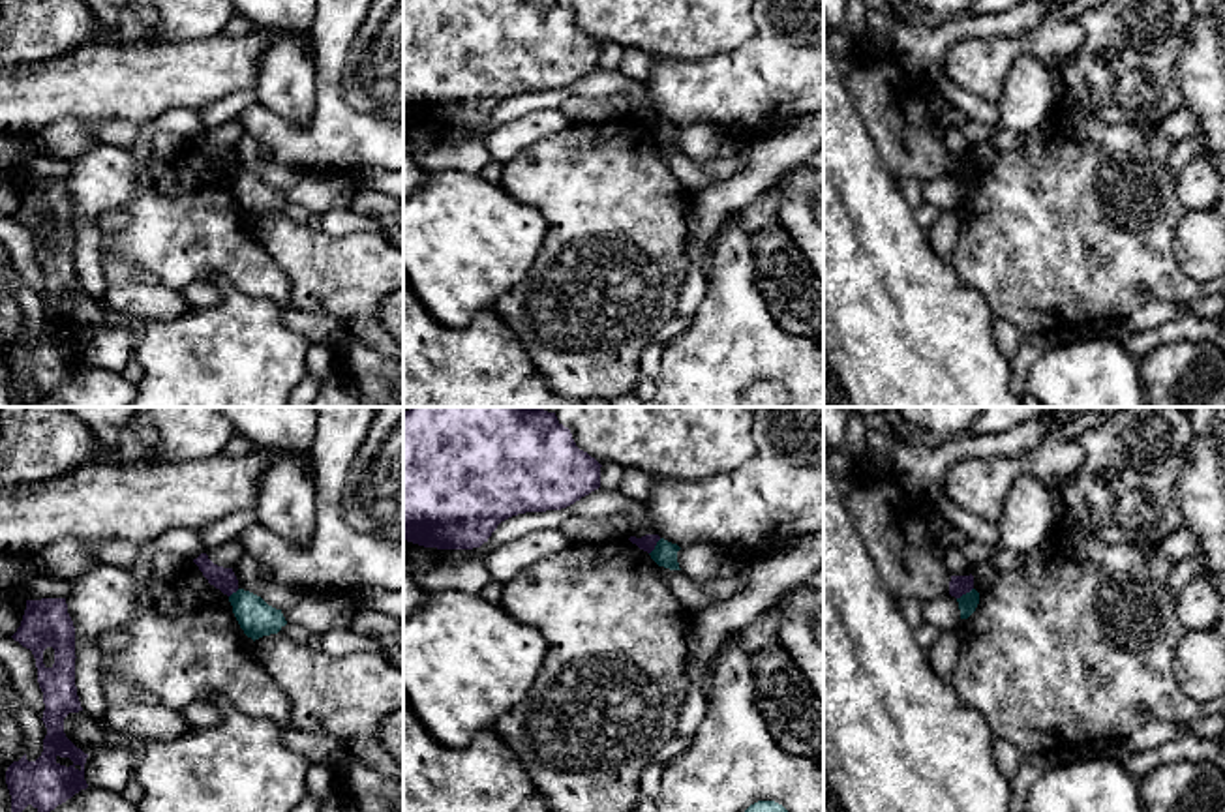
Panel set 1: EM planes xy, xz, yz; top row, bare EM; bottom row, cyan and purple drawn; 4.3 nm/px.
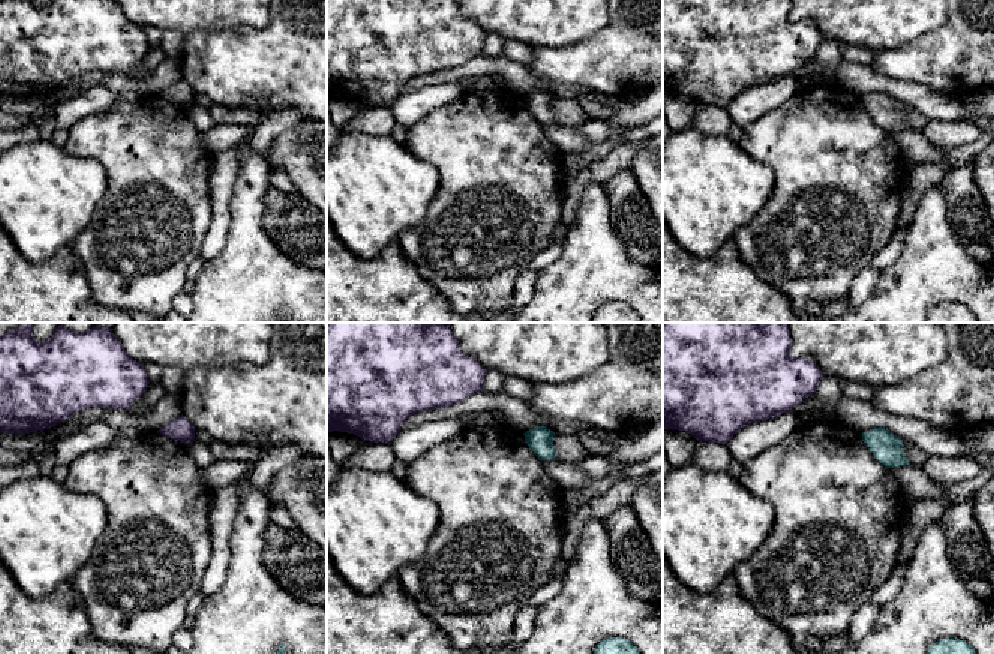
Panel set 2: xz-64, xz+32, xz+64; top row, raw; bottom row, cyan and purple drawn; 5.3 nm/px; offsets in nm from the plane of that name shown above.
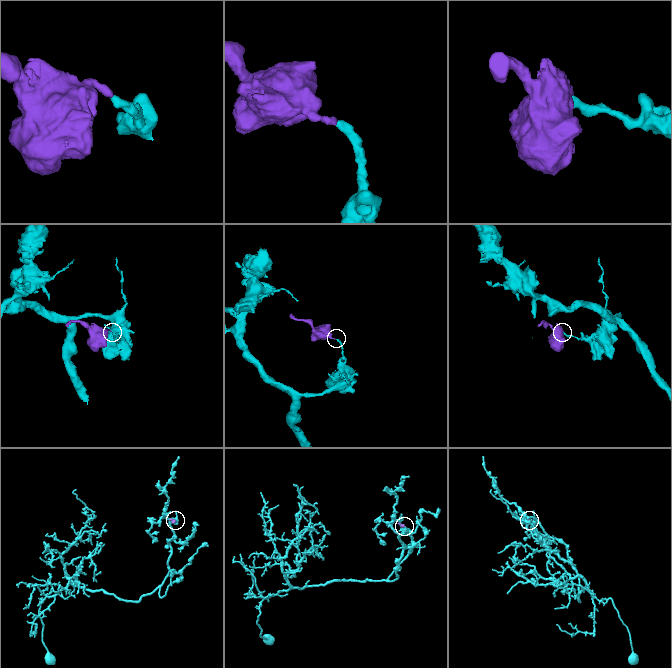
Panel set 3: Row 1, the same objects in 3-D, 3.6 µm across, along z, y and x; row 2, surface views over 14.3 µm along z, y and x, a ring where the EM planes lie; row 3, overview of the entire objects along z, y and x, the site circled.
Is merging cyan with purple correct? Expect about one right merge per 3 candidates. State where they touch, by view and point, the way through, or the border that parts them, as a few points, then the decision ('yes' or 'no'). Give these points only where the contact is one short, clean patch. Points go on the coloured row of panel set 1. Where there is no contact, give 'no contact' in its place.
yz (967, 593) | along yz (972, 587), (957, 599) | no

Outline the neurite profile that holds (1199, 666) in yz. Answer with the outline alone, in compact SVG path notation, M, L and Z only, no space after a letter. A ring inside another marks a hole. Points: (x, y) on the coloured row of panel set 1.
M1217 594L1217 619L1201 630L1186 630L1176 649L1180 688L1195 701L1225 694L1225 596Z

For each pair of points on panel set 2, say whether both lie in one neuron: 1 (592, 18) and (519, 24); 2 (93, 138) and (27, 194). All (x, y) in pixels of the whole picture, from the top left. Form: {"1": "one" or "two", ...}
{"1": "one", "2": "two"}

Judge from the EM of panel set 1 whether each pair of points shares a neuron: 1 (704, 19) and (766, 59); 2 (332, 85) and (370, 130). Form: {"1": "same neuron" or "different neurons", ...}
{"1": "different neurons", "2": "same neuron"}

